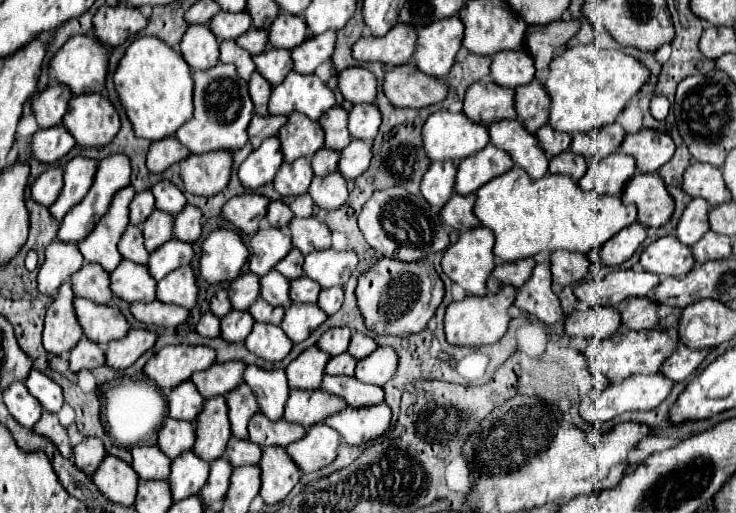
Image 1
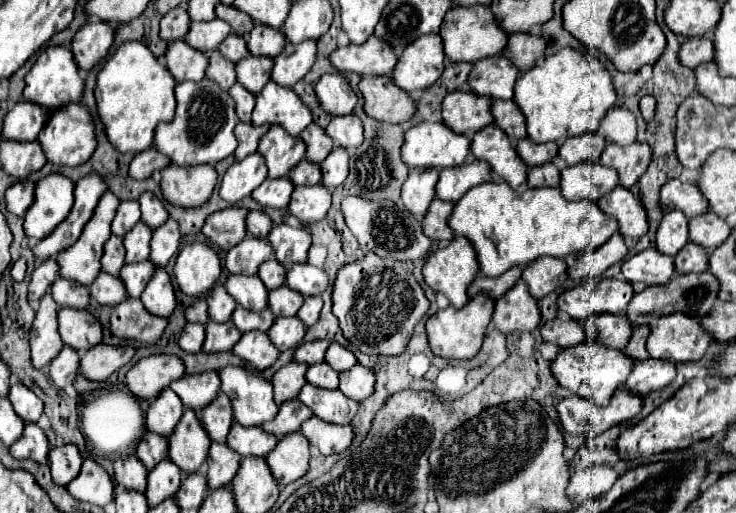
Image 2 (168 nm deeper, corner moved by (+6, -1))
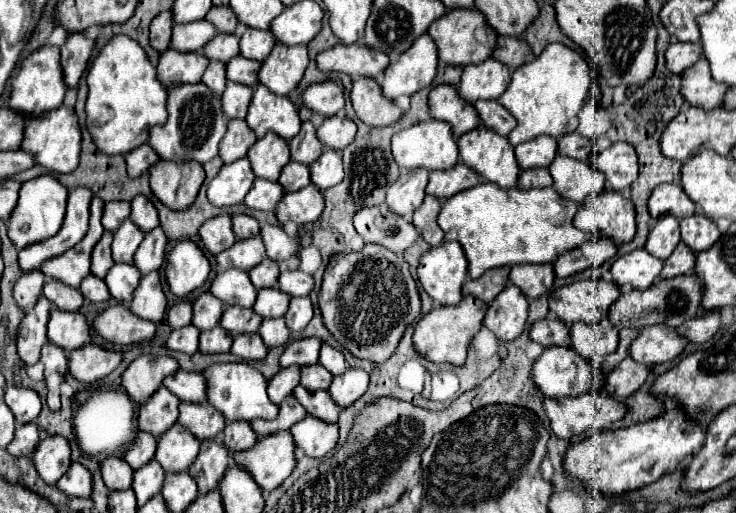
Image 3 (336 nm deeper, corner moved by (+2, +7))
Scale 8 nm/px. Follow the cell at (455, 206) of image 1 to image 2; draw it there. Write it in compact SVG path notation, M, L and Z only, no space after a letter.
M432 200L428 212L422 220L422 230L430 240L436 240L440 244L452 240L452 230L448 230L448 226L446 226L446 220L448 220L452 208L454 208L454 204L448 204L442 200Z

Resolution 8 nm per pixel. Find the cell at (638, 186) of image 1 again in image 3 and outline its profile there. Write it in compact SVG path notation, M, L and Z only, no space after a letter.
M605 190L595 197L586 198L574 216L574 226L584 232L600 232L602 236L612 238L616 244L622 244L636 236L636 208L632 208L632 202L620 192Z

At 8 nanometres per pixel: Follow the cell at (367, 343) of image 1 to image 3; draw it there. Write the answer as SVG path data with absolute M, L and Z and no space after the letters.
M322 344L320 364L322 364L326 370L330 370L334 376L340 376L340 374L346 370L344 354L342 354L340 350L336 350L334 346L330 346L330 344Z

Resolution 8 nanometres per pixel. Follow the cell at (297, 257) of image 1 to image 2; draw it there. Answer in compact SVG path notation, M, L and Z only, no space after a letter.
M268 260L258 268L258 278L262 280L262 284L268 290L274 290L284 284L284 272L286 272L286 268L280 268L280 264L276 264L276 260Z

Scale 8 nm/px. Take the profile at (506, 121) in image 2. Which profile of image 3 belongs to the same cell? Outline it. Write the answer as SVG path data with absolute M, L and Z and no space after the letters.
M476 100L474 106L478 108L478 116L484 126L502 136L508 136L508 132L512 132L512 128L516 126L516 118L498 100Z

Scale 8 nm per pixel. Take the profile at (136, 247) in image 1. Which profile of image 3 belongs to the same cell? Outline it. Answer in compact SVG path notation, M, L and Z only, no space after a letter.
M104 232L104 236L94 246L94 252L92 252L92 274L94 276L104 278L108 270L114 266L110 244L112 244L112 232Z

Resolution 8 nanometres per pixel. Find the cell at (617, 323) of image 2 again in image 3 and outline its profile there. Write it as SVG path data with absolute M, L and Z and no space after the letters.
M604 320L598 324L572 324L570 328L572 348L583 358L589 360L594 356L608 356L618 348L618 328Z

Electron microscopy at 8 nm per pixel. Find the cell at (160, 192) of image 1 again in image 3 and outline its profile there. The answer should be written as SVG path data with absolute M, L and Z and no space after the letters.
M140 194L140 196L136 196L134 200L132 200L132 222L136 224L136 226L140 226L144 232L150 232L150 230L154 230L158 224L160 224L160 220L158 220L158 212L156 212L156 208L154 208L154 204L144 196L144 194Z

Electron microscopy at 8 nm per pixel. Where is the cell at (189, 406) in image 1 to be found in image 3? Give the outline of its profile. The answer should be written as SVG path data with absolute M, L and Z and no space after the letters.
M162 386L156 394L148 398L148 402L142 404L138 414L140 430L146 430L156 438L162 436L178 420L178 406L178 396L174 396L172 392L168 392L168 388Z

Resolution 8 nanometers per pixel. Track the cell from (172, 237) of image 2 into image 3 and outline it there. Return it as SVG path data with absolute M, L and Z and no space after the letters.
M160 226L144 236L144 240L134 256L134 262L142 274L158 270L164 264L166 244L168 244L168 236L164 236L164 230Z

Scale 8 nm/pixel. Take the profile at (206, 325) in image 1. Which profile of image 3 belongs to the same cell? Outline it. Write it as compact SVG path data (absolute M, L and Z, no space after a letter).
M188 324L184 328L172 330L170 338L166 340L166 346L170 350L180 350L180 352L186 352L186 354L194 354L198 350L198 338L200 338L200 330L194 324Z

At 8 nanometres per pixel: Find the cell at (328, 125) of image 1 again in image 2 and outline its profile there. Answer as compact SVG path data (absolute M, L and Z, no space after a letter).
M310 124L308 128L304 128L304 132L300 134L300 138L306 144L306 160L320 164L324 162L324 158L330 154L330 150L334 148L332 140L328 140L324 128L320 128L318 124Z

